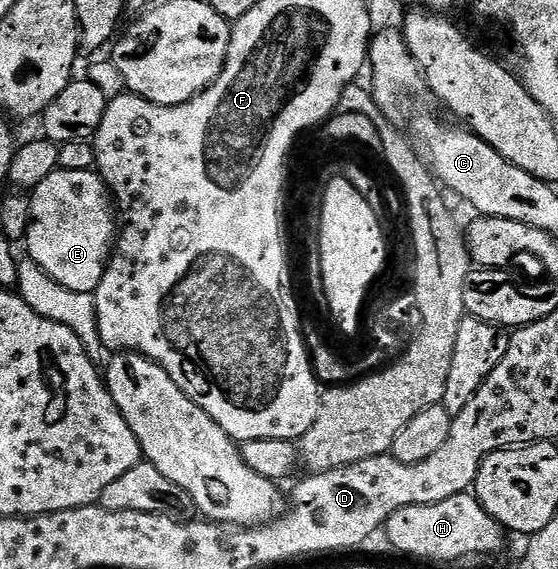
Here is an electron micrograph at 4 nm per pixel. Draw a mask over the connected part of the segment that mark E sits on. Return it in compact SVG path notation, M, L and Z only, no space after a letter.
M56 169L41 185L33 188L29 195L31 201L31 220L25 236L26 254L53 281L65 285L65 289L73 289L77 293L90 295L101 285L103 270L107 268L107 260L111 257L113 244L117 238L117 215L113 210L111 192L103 183L103 178L94 170L65 171Z

